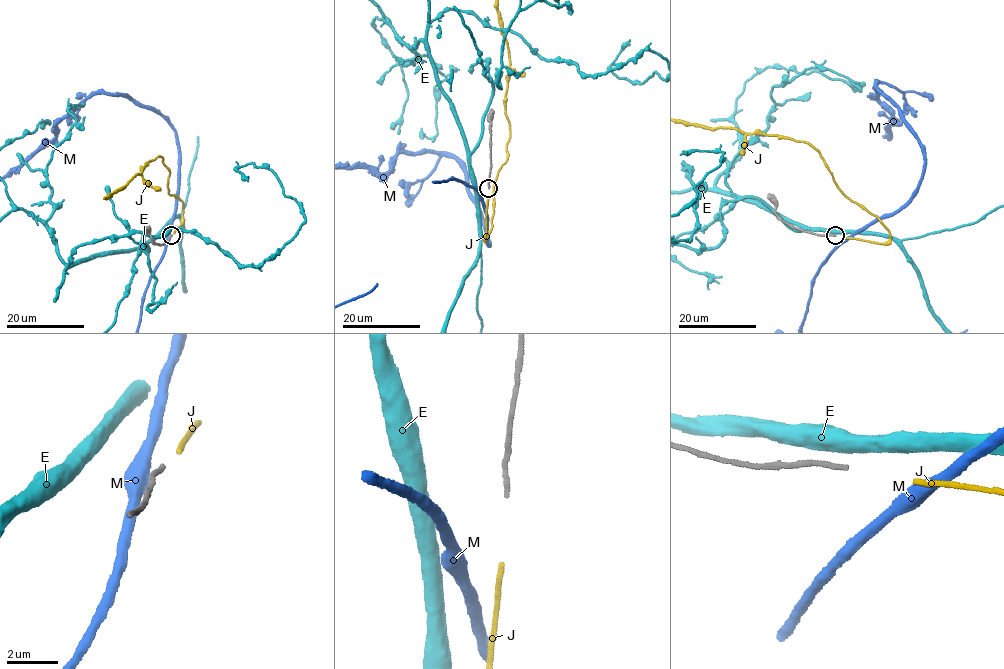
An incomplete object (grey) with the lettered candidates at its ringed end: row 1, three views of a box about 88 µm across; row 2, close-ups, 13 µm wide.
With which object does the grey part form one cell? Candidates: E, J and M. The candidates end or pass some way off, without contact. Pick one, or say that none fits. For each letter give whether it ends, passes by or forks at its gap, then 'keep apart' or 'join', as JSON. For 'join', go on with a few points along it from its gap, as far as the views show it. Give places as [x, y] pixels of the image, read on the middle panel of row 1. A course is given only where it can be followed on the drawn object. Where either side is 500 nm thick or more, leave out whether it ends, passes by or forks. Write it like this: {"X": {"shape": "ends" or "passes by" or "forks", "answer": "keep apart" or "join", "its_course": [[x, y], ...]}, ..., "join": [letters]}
{"E": {"answer": "keep apart"}, "J": {"shape": "ends", "answer": "join"}, "M": {"shape": "passes by", "answer": "keep apart"}, "join": ["J"]}

